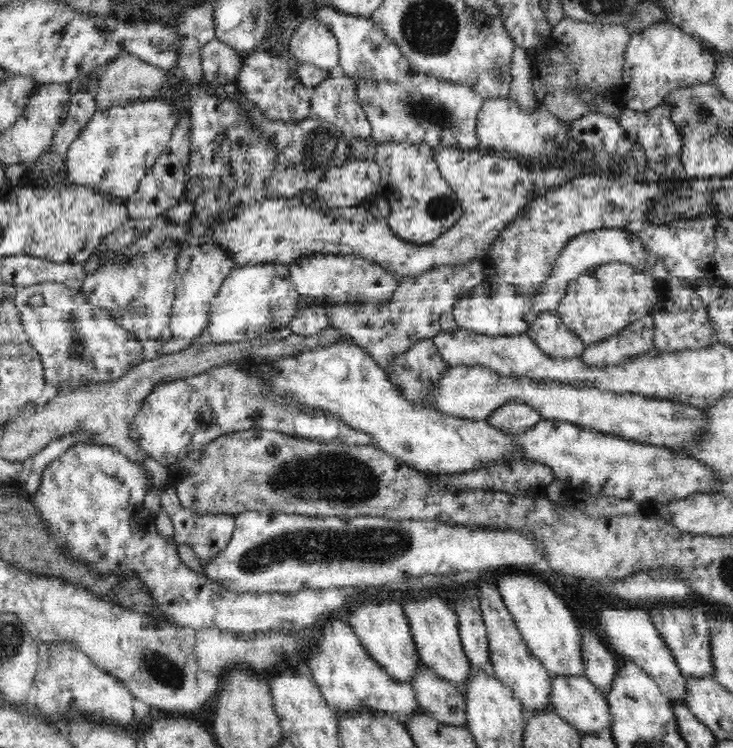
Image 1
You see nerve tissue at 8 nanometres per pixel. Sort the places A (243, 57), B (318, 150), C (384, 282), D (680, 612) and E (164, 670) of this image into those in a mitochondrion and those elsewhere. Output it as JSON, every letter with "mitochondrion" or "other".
{"A":"other","B":"mitochondrion","C":"other","D":"other","E":"mitochondrion"}

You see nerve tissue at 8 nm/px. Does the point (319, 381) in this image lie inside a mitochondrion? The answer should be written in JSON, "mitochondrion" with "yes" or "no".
{"mitochondrion":"no"}

